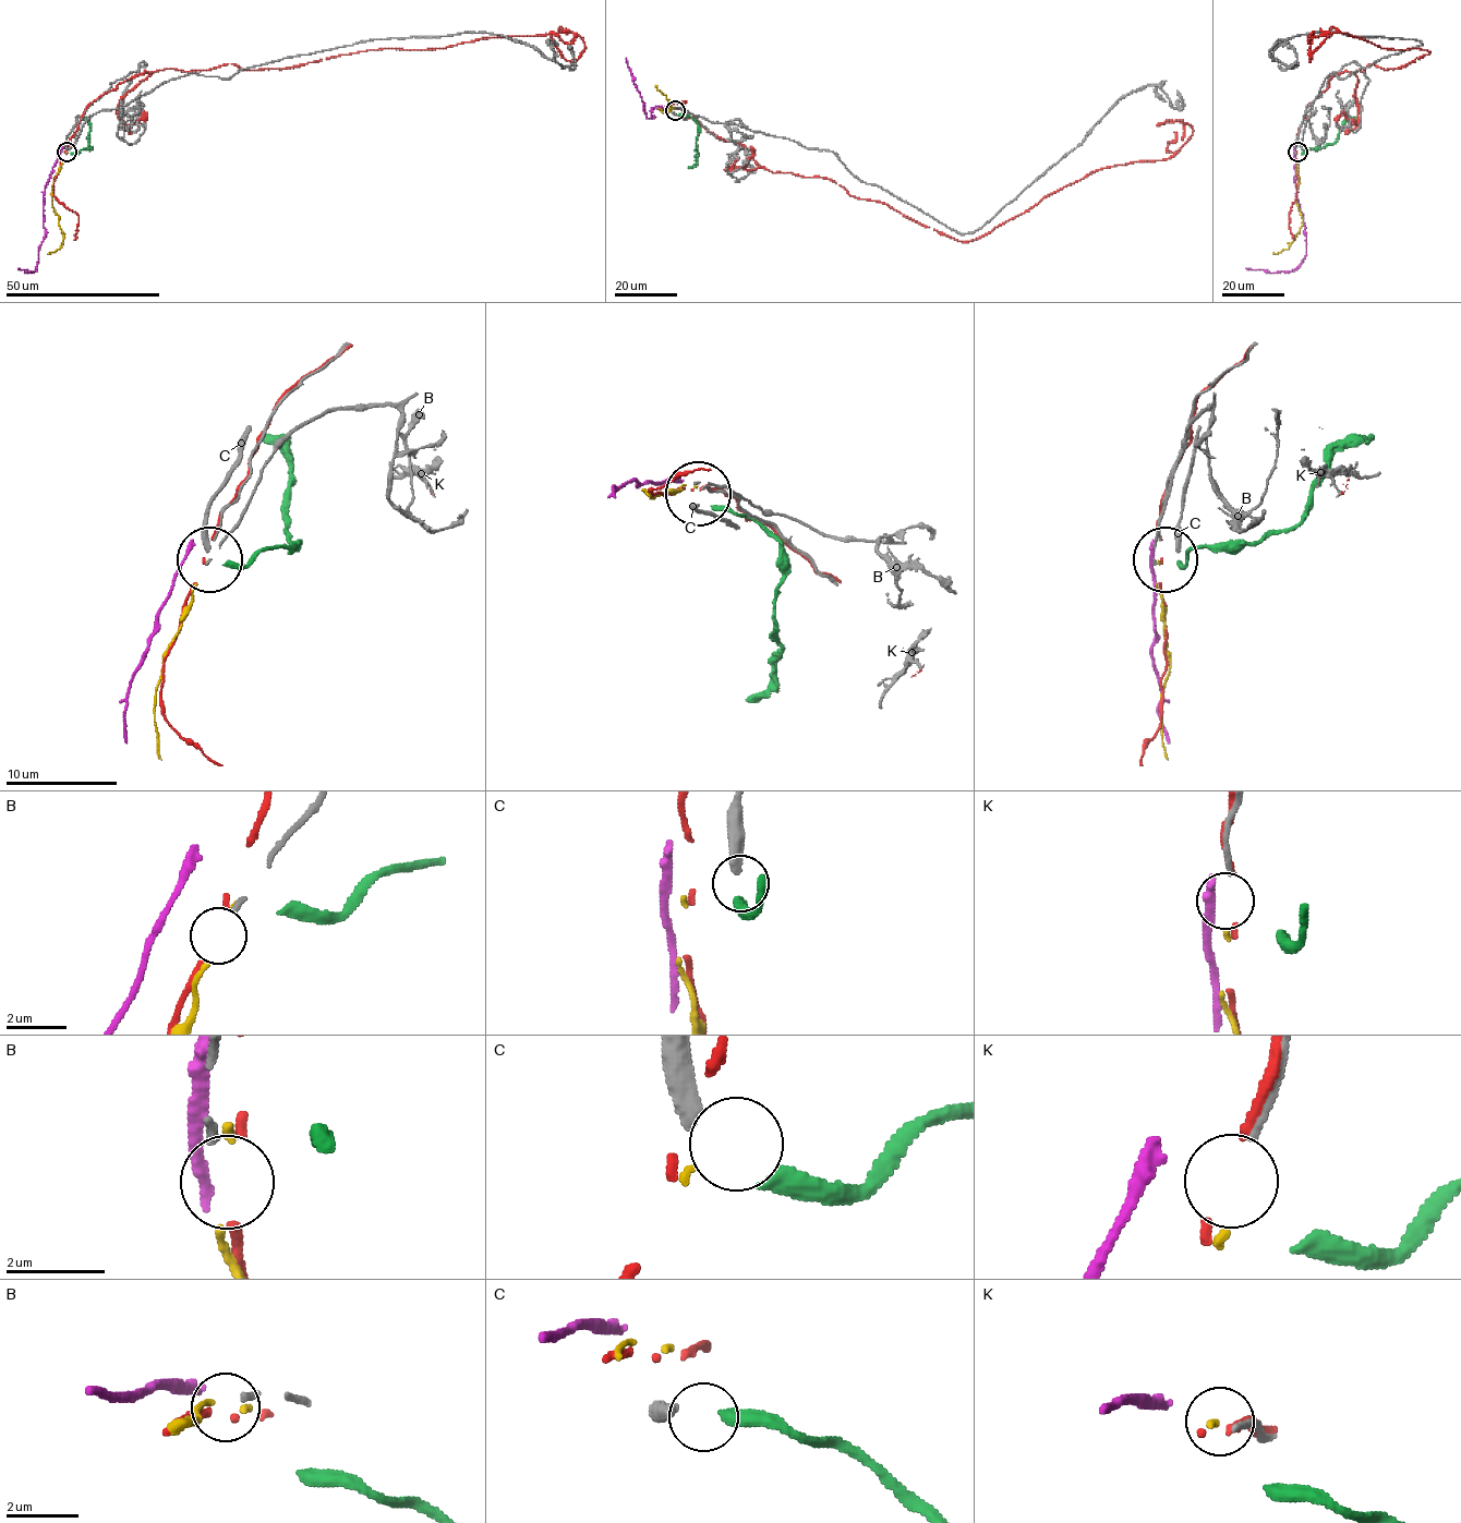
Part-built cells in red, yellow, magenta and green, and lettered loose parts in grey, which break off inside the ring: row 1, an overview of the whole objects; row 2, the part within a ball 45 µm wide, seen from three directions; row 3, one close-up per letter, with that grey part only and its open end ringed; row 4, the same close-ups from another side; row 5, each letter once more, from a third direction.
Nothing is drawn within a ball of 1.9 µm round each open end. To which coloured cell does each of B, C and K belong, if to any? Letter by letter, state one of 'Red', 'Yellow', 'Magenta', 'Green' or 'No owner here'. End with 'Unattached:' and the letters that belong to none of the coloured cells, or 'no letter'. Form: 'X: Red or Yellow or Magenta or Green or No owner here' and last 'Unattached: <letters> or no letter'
B: No owner here
C: Green
K: Yellow
Unattached: B

